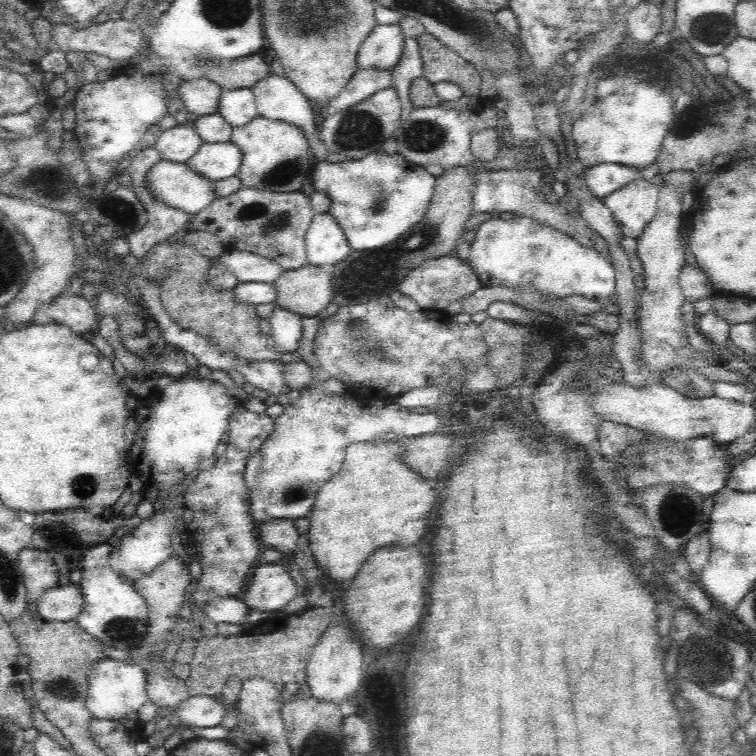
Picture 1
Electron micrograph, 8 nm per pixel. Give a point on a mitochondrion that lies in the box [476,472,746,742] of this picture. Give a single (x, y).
(707, 655)

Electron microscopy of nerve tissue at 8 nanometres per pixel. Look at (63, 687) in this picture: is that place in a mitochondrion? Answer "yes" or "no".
yes

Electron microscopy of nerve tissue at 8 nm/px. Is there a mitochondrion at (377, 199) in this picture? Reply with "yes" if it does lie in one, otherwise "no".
yes

